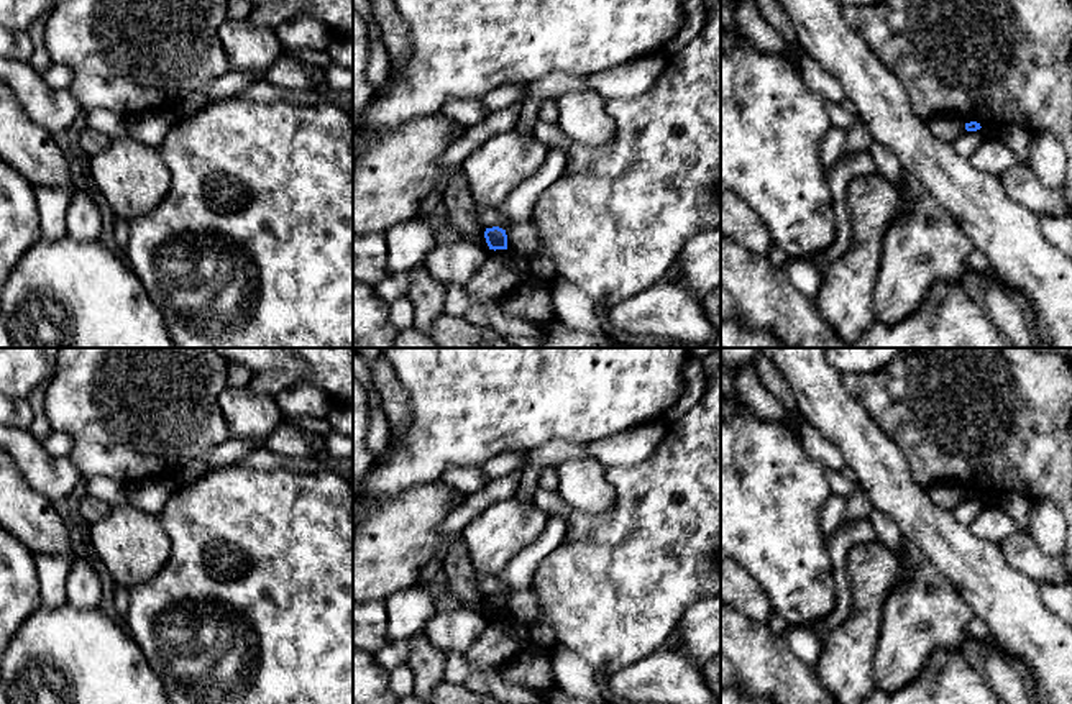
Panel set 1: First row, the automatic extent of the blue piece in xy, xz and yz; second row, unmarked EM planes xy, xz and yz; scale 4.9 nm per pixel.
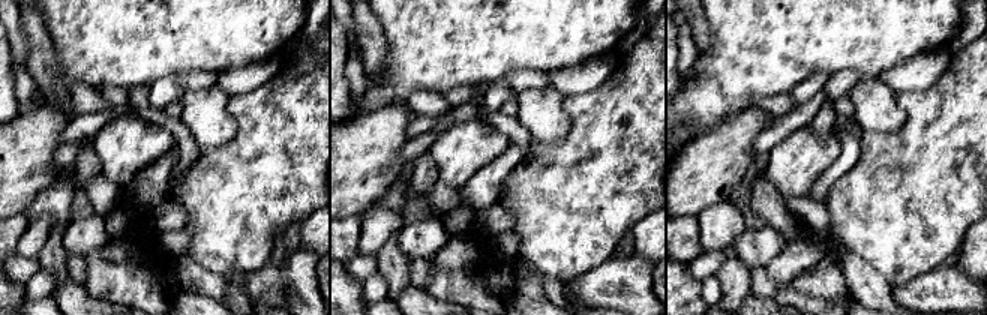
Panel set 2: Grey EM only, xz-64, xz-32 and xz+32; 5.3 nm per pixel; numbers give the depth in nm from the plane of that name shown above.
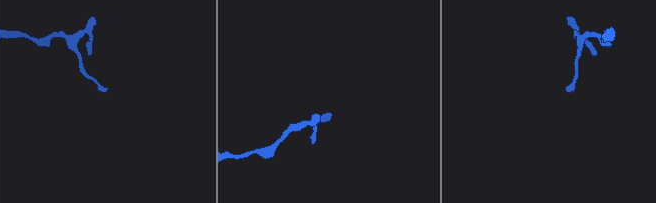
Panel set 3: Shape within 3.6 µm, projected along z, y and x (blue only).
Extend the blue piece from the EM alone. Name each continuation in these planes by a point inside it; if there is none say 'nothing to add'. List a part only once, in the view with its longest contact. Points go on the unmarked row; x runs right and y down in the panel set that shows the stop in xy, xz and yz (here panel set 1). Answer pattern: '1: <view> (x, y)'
nothing to add

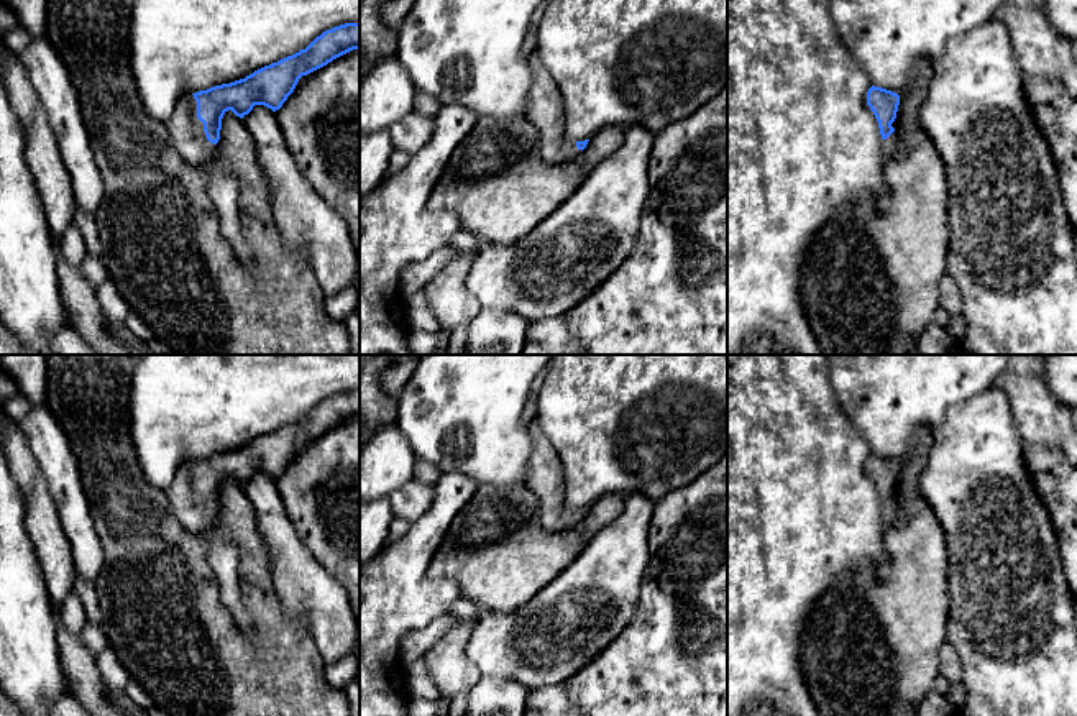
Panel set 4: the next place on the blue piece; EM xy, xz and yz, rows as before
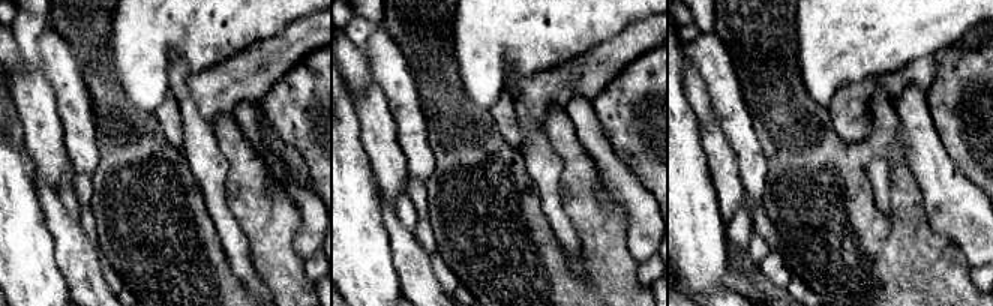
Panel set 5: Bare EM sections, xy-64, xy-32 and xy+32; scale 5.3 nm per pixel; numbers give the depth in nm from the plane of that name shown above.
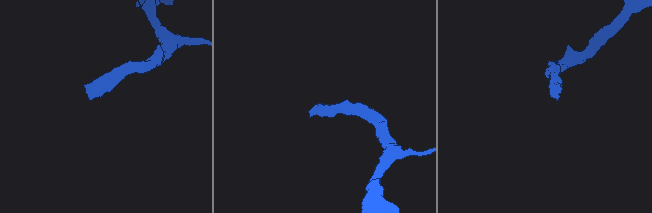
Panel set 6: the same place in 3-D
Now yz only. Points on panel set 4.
1: yz (889, 513)

